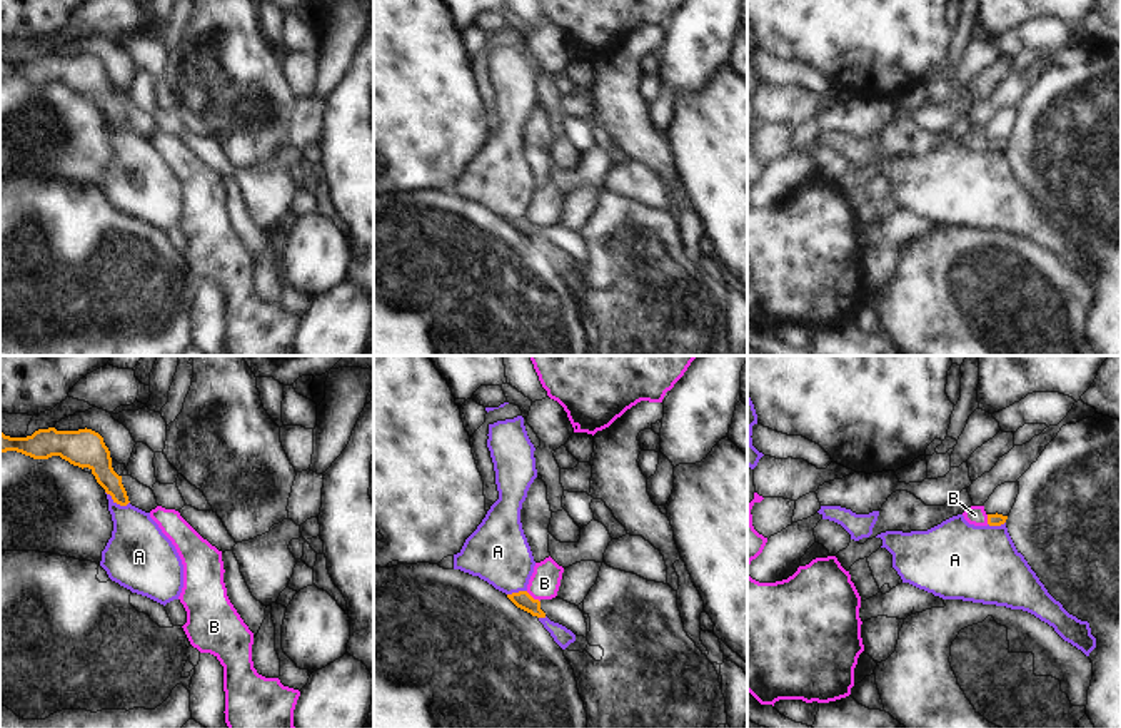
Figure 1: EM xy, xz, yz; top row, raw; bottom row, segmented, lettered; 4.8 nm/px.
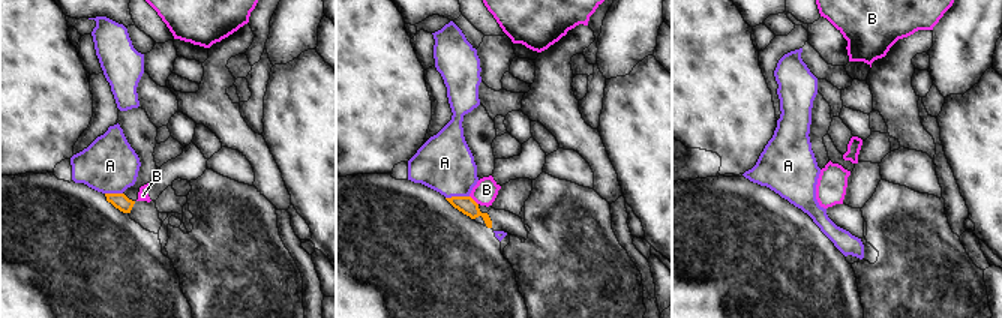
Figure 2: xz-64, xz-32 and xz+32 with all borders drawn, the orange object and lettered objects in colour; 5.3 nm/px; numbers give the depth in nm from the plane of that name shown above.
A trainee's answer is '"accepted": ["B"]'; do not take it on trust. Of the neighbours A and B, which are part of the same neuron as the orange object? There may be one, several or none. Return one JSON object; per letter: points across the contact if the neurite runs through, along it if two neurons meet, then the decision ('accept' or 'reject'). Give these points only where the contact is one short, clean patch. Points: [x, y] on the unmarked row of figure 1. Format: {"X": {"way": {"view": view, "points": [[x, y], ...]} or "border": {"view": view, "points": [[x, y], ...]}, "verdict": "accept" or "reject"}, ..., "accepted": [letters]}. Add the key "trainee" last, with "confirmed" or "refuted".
{"A": {"border": {"view": "xy", "points": [[105, 117], [117, 129], [129, 129]]}, "verdict": "reject"}, "B": {"border": {"view": "xz", "points": [[526, 217], [539, 227]]}, "verdict": "reject"}, "accepted": [], "trainee": "refuted"}

